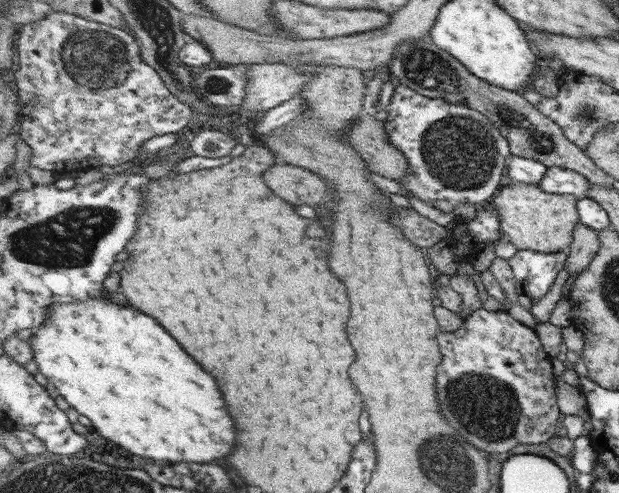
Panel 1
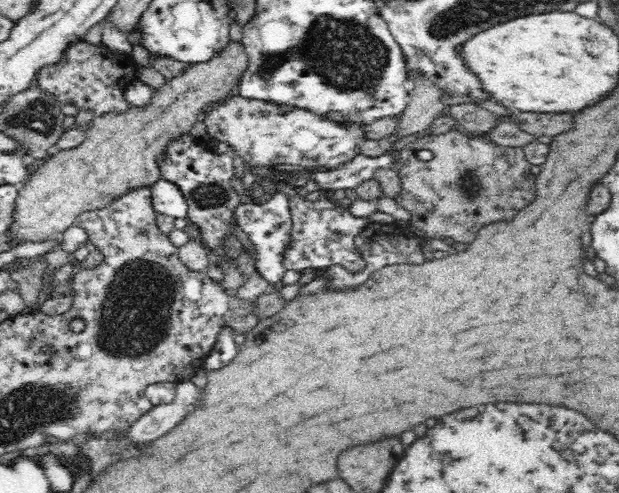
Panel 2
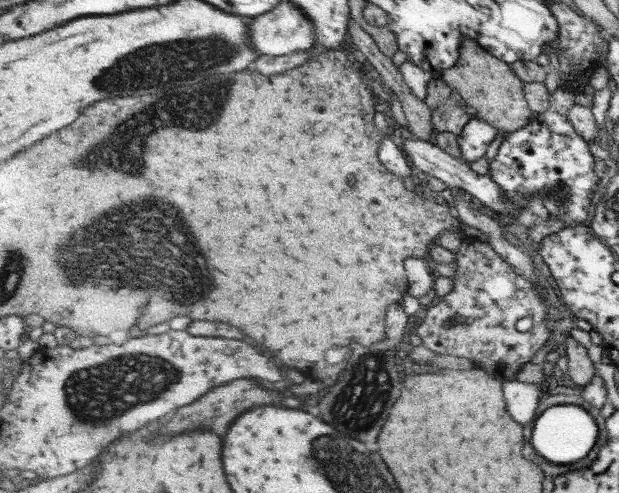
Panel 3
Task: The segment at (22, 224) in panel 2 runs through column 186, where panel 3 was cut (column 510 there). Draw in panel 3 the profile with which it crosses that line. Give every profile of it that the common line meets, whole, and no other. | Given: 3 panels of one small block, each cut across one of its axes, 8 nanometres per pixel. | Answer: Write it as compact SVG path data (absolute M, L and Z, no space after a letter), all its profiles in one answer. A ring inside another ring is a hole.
M470 36L462 40L461 56L458 62L448 68L447 72L443 72L441 78L451 88L455 88L465 100L473 112L473 118L487 121L497 127L500 132L505 131L510 134L525 128L535 114L526 99L526 84L515 74L511 65L496 57L494 53L485 50Z

